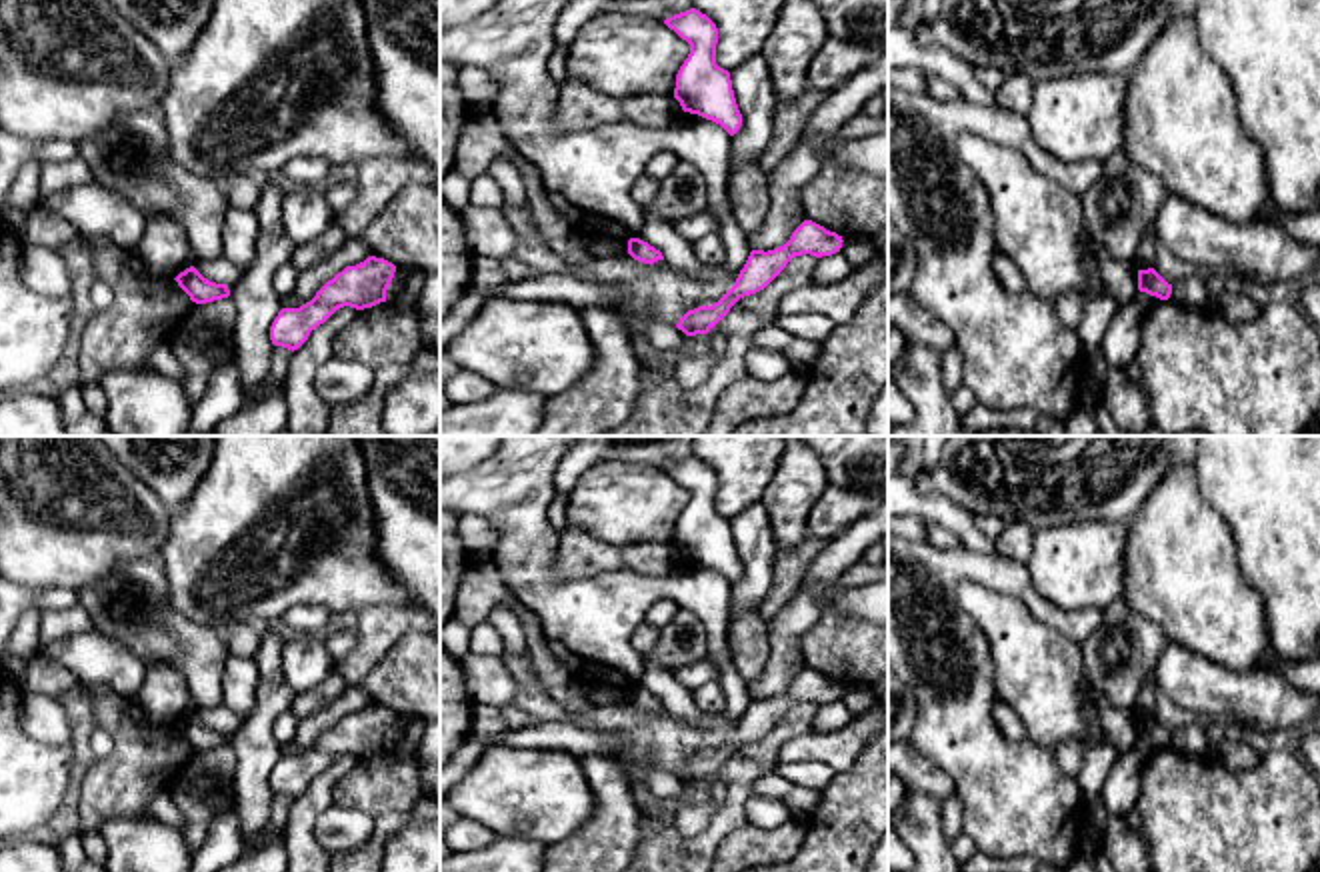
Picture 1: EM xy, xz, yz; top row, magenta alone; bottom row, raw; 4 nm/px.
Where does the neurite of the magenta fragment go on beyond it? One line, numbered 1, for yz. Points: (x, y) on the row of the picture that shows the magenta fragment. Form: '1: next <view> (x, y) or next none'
1: next none

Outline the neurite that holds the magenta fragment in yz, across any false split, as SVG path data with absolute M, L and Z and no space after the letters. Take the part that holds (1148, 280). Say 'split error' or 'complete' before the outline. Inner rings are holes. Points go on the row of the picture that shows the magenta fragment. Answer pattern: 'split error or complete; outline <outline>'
complete; outline M1154 268L1138 270L1138 290L1160 300L1168 300L1172 284L1168 284Z

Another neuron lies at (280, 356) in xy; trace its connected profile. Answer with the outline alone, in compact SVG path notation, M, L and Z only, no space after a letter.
M274 346L270 358L270 374L256 390L254 404L266 400L270 394L276 394L282 388L288 374L290 358L292 350Z

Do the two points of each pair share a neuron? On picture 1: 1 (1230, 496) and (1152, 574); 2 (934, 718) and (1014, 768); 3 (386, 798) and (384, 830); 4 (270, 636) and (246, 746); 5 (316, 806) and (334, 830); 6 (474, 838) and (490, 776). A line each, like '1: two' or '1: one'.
1: two
2: one
3: two
4: one
5: two
6: two

